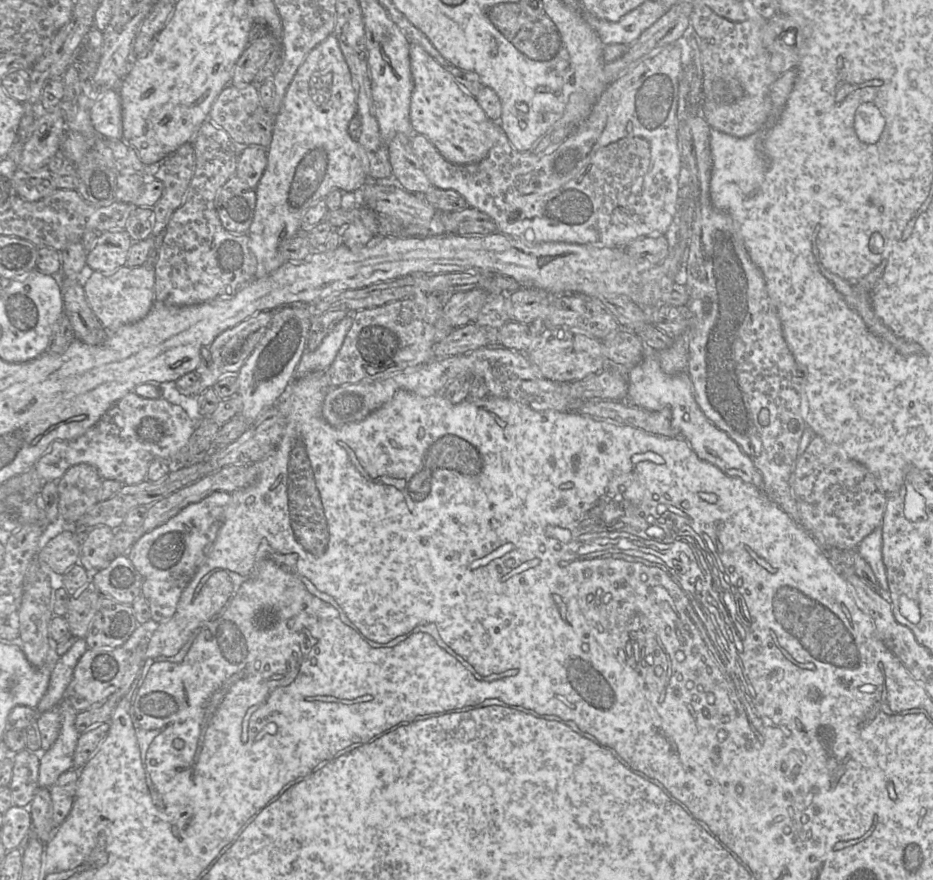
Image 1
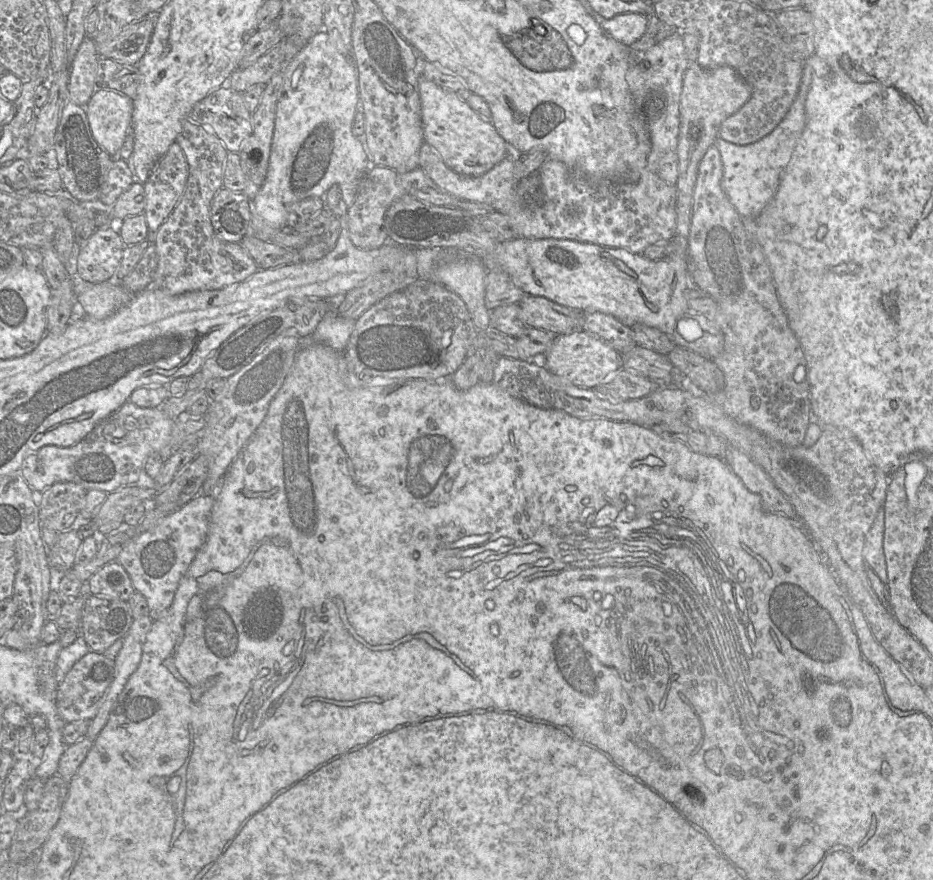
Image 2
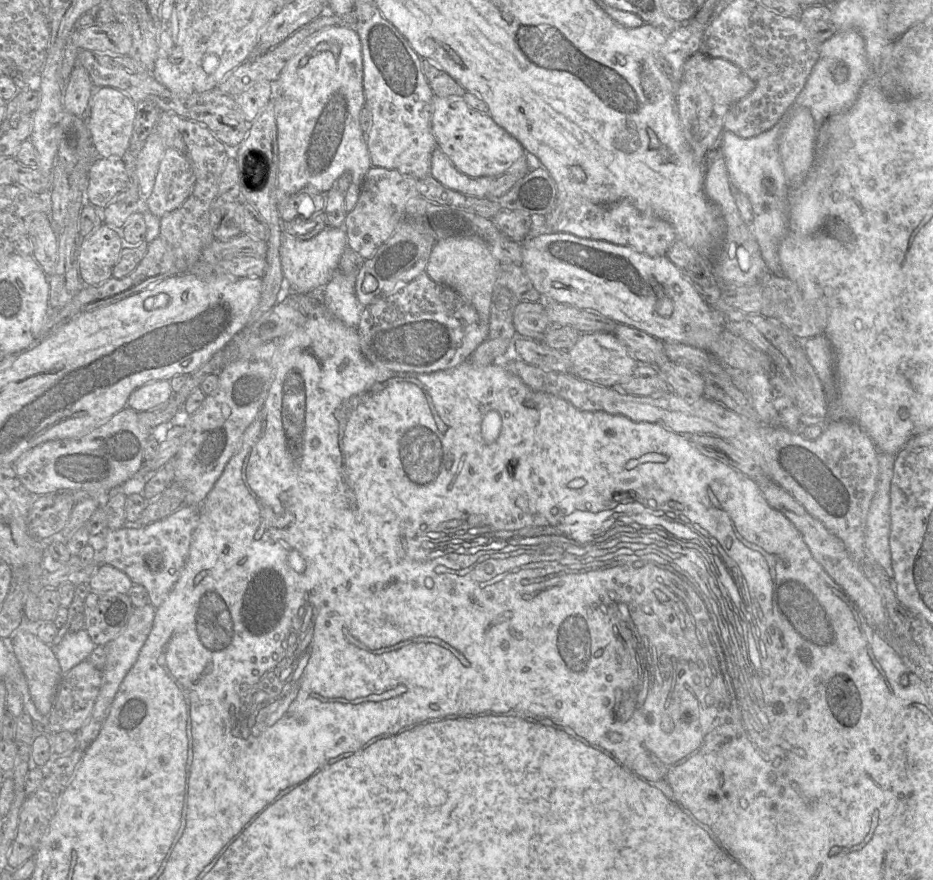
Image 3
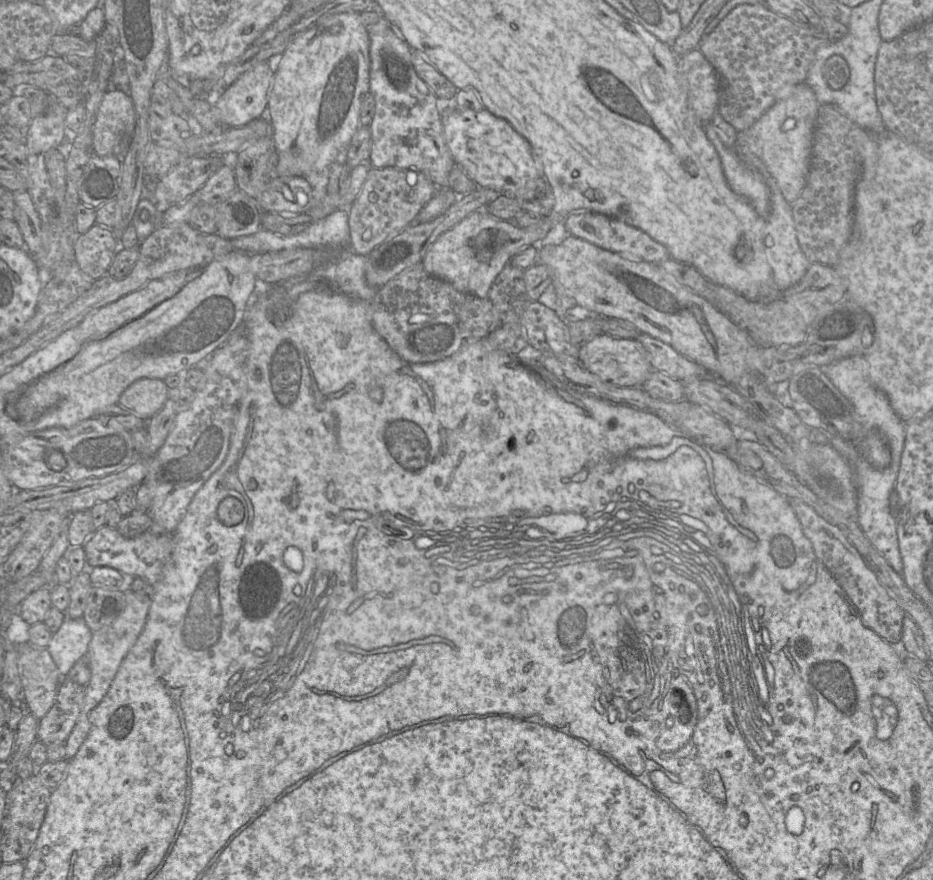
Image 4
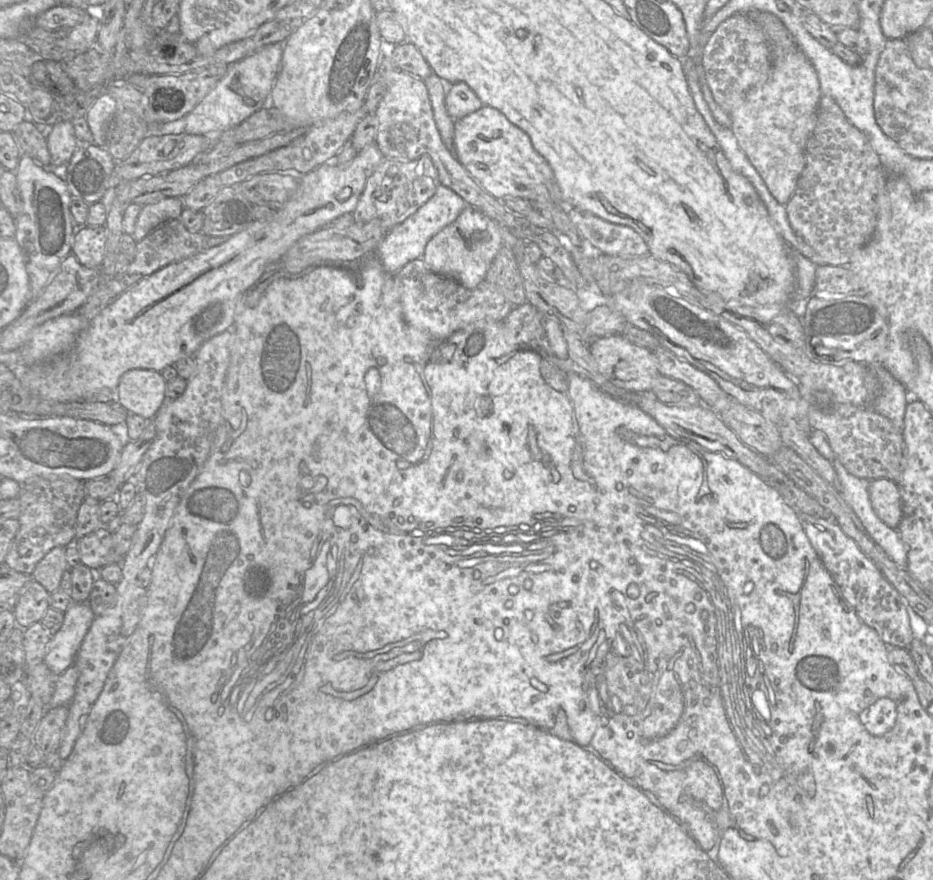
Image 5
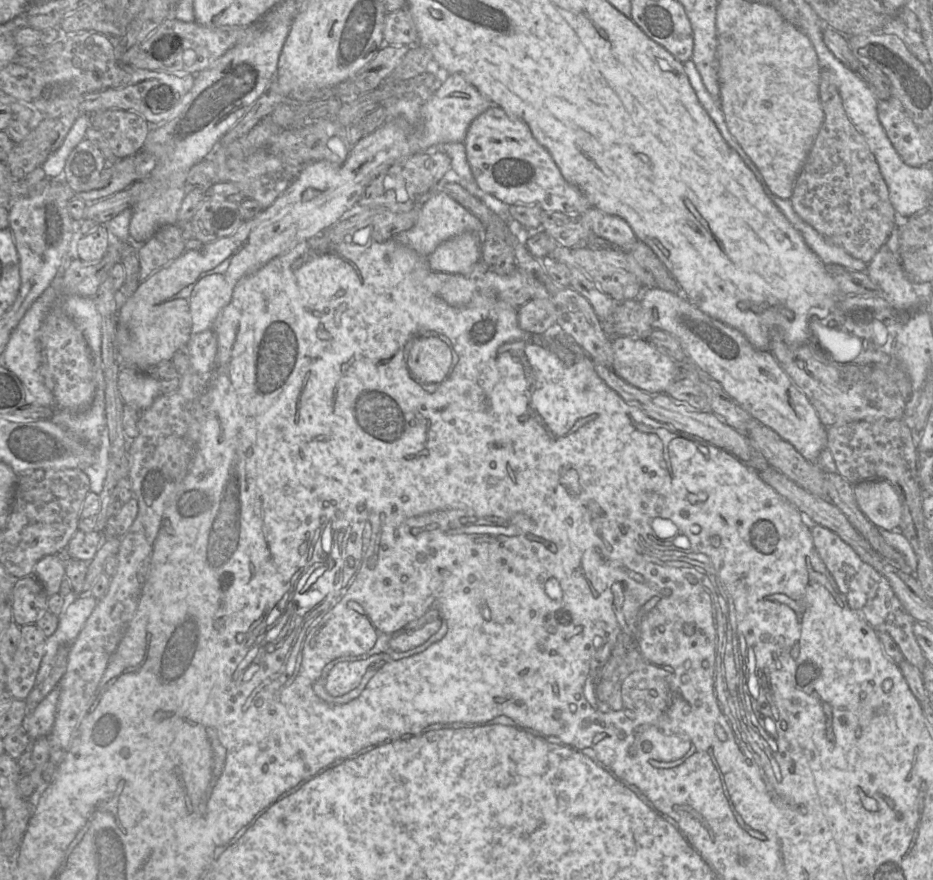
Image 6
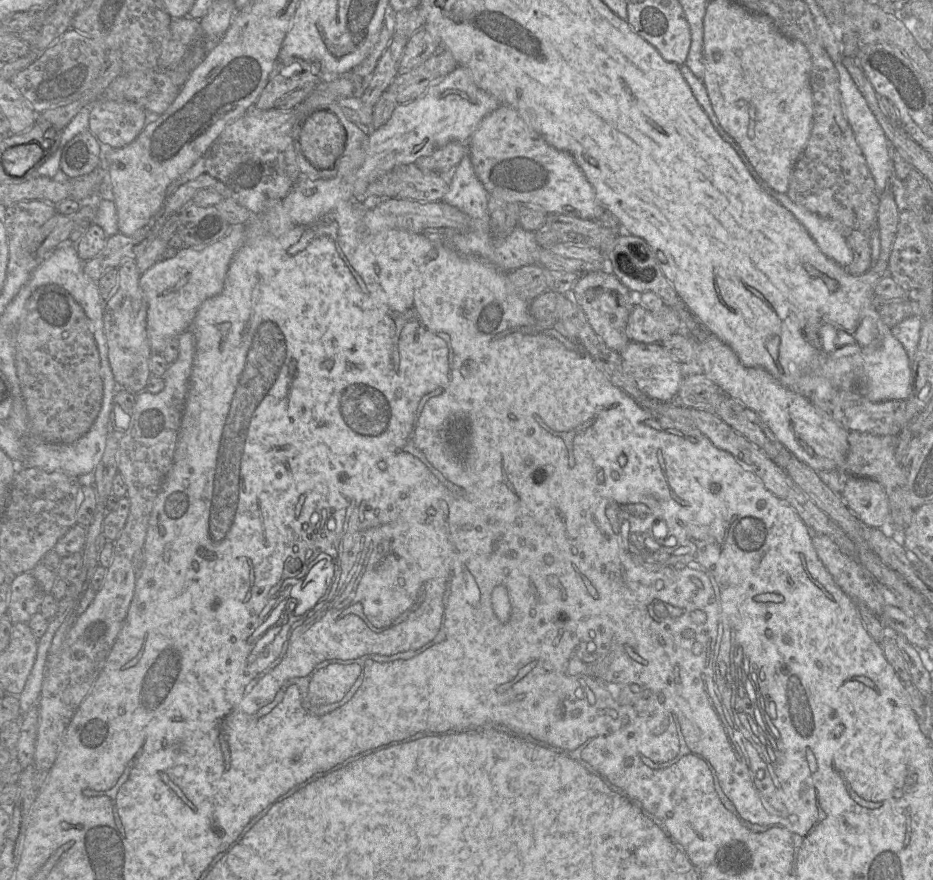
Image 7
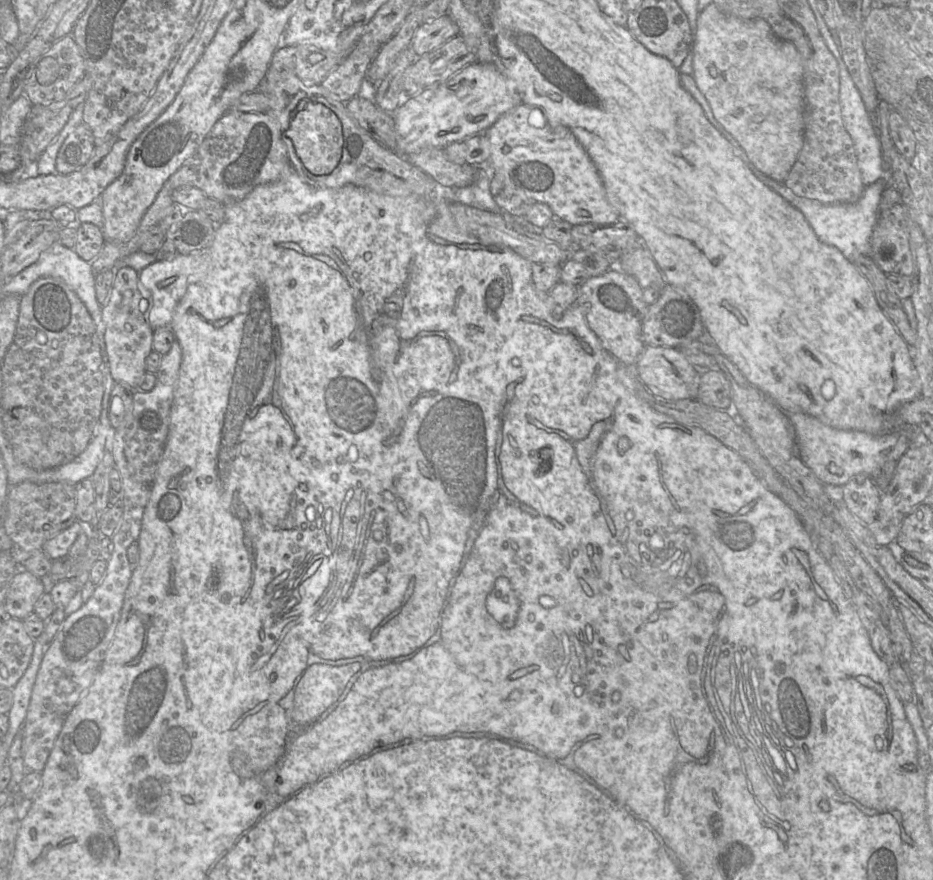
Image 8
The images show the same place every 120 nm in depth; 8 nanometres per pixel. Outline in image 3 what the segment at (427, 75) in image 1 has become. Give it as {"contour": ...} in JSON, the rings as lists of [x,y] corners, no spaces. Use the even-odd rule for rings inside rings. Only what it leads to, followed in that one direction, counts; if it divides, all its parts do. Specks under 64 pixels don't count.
{"contour":[[[433,96],[431,129],[438,148],[451,161],[451,163],[463,174],[472,177],[497,177],[505,173],[518,160],[526,154],[522,145],[504,129],[499,127],[488,113],[480,113],[470,107],[463,97]]]}

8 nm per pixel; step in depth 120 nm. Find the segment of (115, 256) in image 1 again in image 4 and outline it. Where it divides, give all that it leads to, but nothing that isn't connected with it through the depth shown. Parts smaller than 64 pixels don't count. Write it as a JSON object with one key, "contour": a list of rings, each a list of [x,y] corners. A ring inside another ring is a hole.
{"contour":[[[94,224],[86,233],[77,237],[74,244],[74,259],[81,271],[94,281],[108,273],[119,247],[118,236],[113,230]]]}

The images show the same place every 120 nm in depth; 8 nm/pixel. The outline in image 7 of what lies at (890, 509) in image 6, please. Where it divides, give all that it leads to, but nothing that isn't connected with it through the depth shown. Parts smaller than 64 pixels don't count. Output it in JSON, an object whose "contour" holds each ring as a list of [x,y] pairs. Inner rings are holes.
{"contour":[[[845,477],[842,498],[866,526],[879,528],[890,519],[890,506],[884,487],[876,480]]]}

